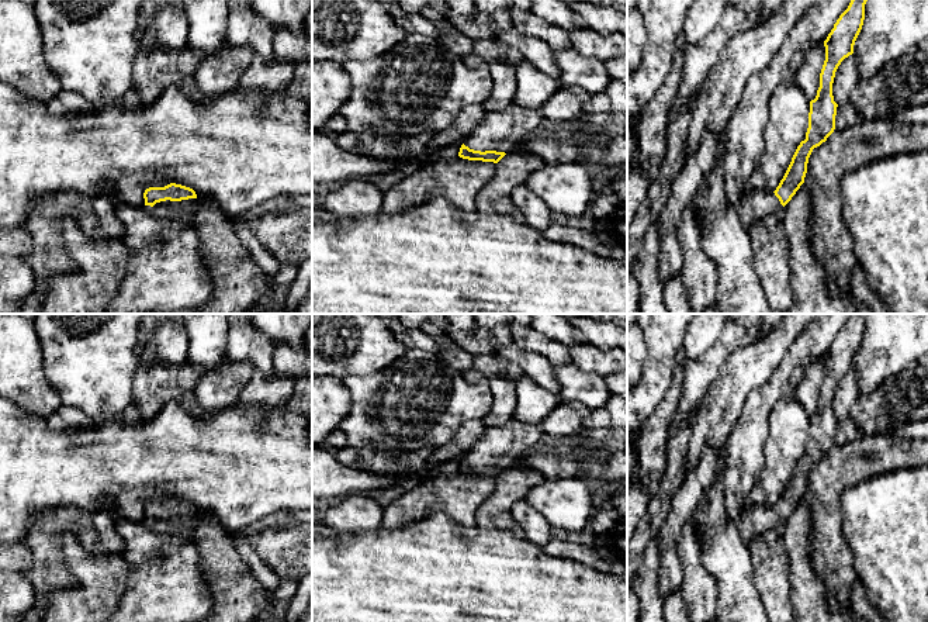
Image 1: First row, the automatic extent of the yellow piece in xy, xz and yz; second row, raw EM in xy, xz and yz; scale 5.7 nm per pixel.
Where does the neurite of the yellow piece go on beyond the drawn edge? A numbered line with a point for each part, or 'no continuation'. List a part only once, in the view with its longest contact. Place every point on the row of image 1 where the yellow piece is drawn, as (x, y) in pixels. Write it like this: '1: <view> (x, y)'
1: xy (182, 208)

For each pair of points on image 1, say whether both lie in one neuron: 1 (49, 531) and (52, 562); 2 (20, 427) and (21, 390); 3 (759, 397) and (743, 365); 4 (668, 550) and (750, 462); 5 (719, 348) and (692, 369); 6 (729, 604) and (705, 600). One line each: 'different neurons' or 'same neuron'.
1: same neuron
2: different neurons
3: different neurons
4: different neurons
5: same neuron
6: different neurons

